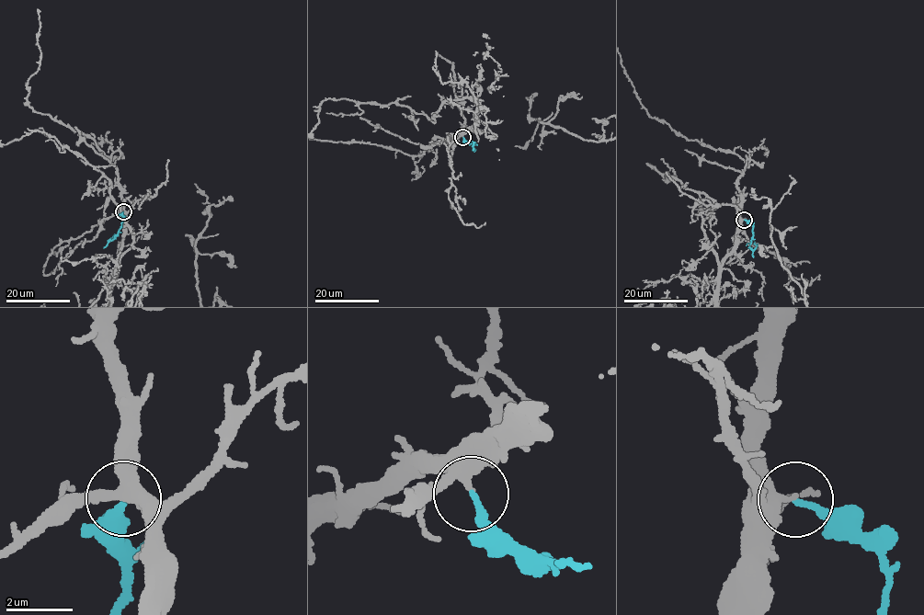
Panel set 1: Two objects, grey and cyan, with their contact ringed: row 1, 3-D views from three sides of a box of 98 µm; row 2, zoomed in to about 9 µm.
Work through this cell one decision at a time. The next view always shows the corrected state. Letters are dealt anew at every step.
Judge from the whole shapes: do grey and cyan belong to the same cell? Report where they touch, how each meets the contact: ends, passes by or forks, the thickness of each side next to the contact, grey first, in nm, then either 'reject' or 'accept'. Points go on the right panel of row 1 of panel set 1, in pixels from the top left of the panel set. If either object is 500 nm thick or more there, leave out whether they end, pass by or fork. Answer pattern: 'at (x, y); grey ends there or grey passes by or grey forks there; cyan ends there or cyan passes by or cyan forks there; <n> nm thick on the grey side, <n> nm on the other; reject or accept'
at (744, 220); grey passes by; cyan ends there; 360 nm thick on the grey side, 200 nm on the other; accept

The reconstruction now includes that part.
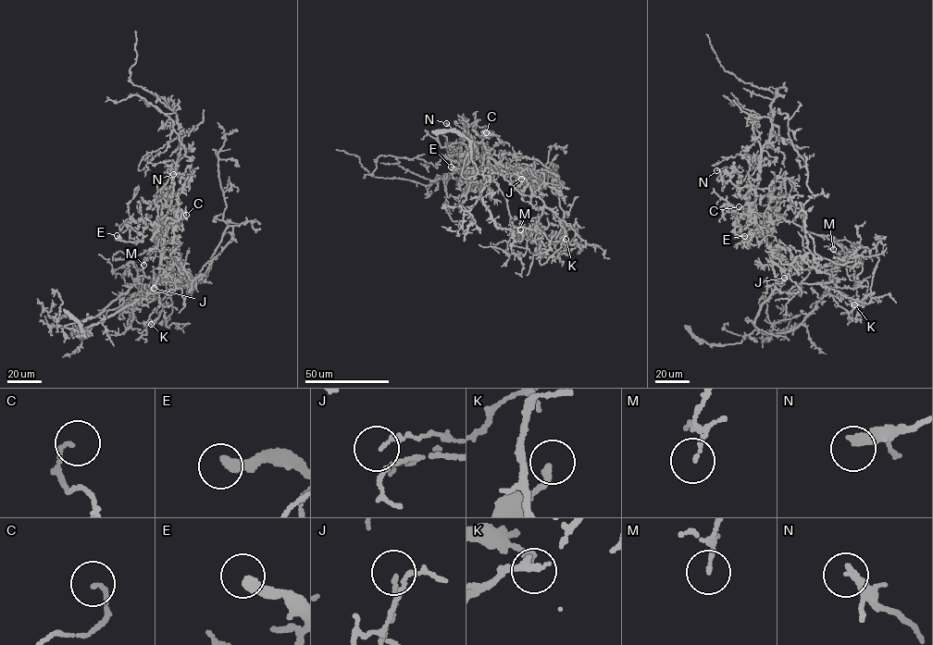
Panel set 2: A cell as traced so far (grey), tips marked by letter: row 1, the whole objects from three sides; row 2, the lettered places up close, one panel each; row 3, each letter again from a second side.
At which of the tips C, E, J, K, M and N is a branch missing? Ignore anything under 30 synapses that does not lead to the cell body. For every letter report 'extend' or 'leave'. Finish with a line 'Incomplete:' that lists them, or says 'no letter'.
C: leave
E: leave
J: leave
K: leave
M: leave
N: leave
Incomplete: no letter

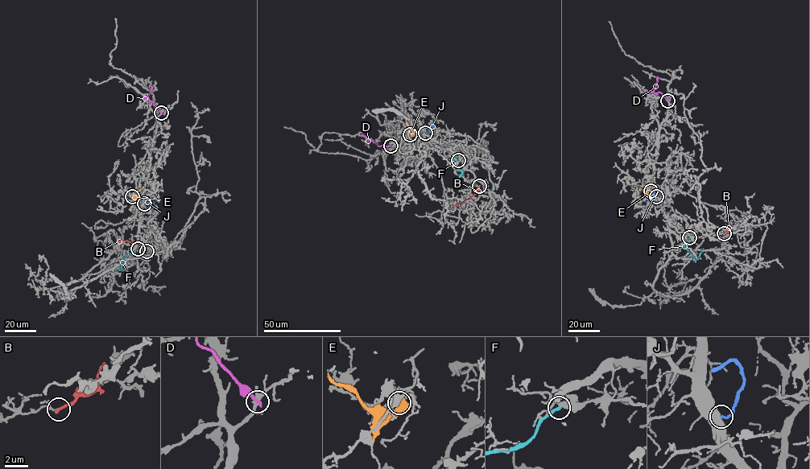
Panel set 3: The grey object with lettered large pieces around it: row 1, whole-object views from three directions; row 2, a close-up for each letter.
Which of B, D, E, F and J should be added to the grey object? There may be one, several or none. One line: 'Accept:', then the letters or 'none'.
Accept: none

